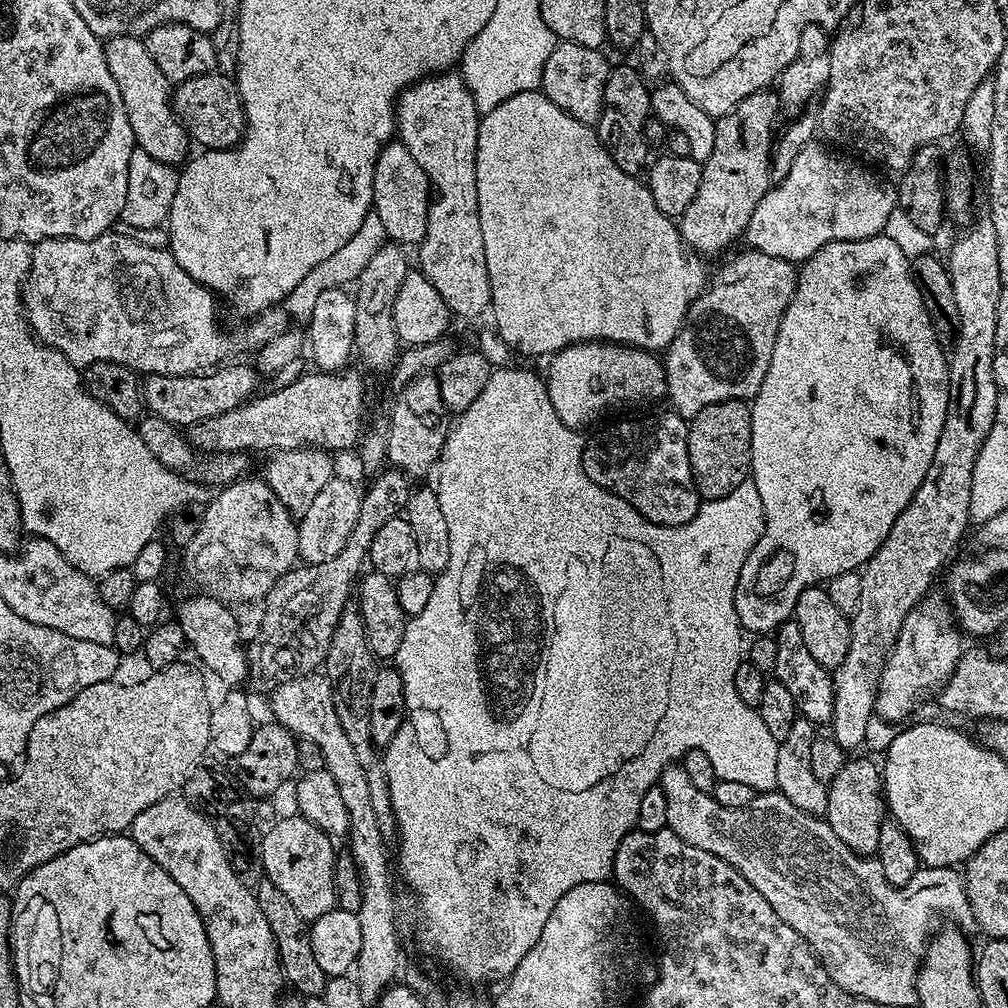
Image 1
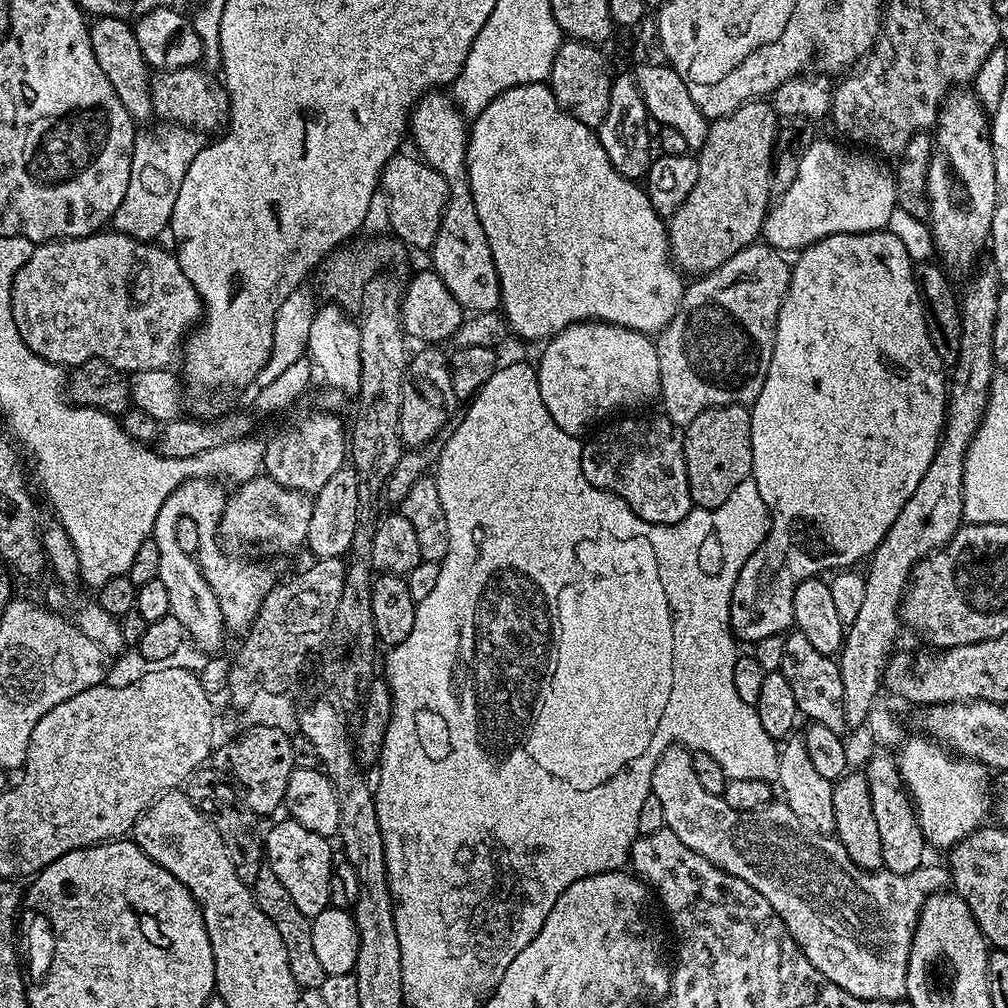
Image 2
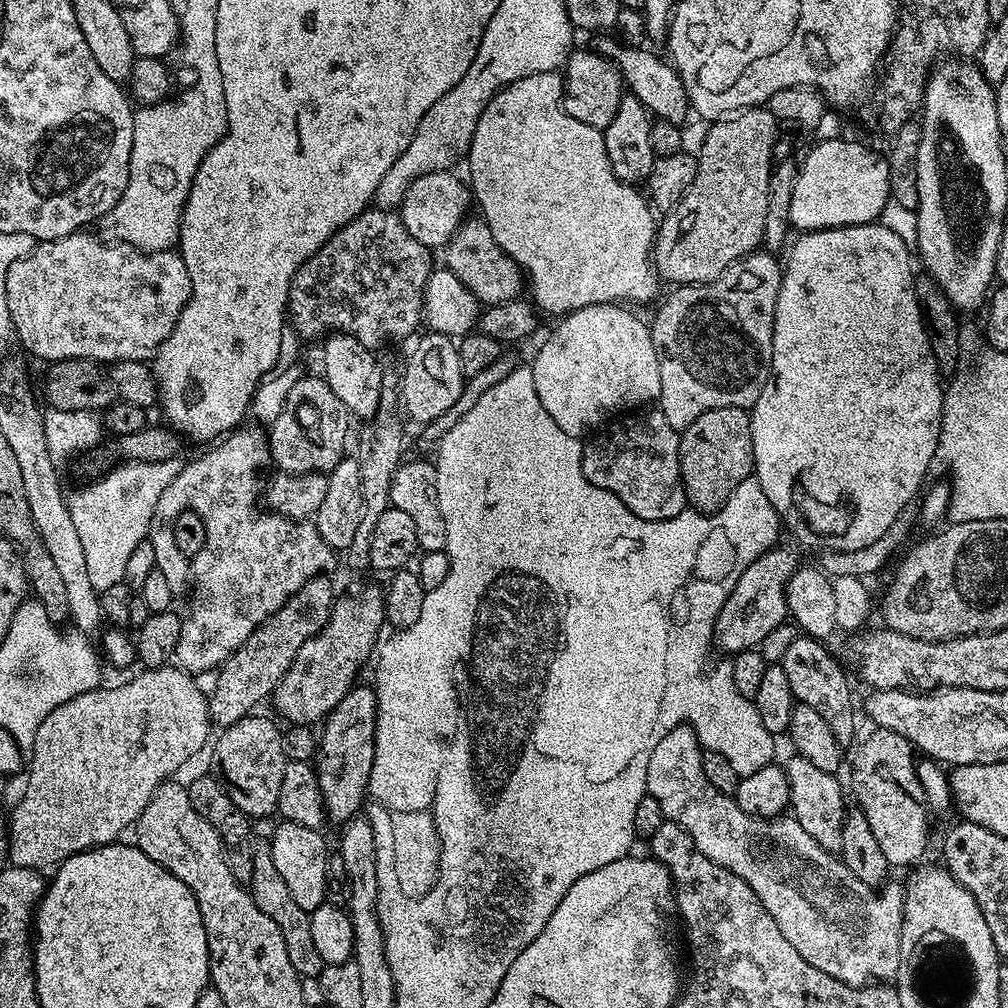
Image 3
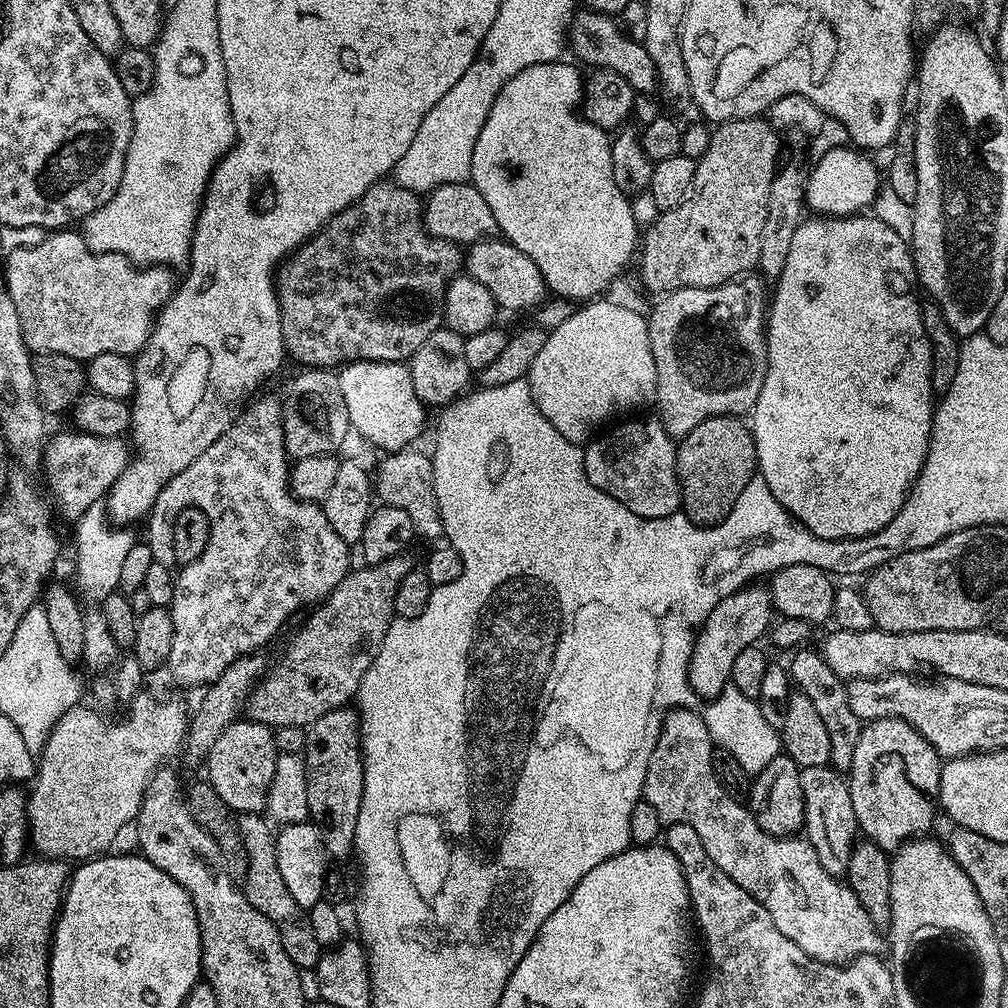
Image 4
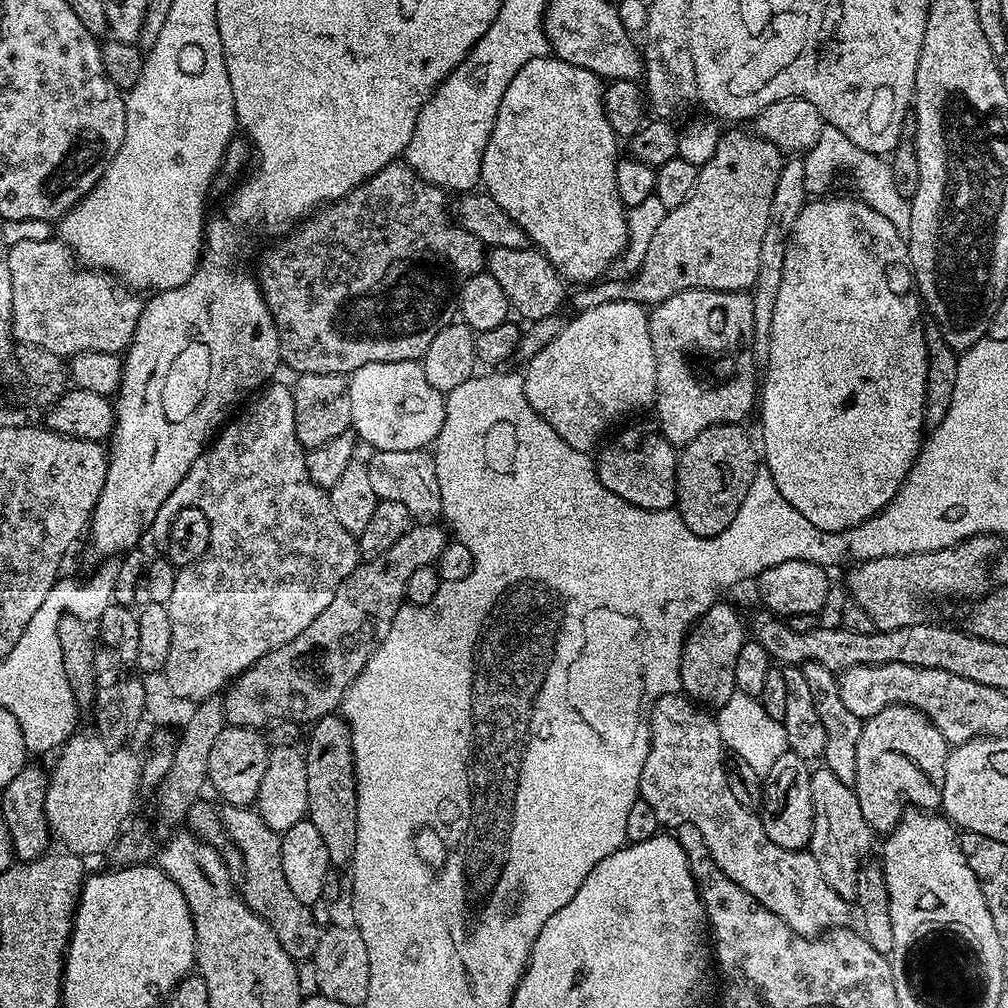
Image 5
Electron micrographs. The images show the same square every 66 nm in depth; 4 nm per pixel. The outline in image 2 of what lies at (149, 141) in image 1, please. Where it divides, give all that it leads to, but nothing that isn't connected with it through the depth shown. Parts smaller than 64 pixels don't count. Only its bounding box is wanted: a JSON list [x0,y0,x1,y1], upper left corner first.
[88,16,153,121]

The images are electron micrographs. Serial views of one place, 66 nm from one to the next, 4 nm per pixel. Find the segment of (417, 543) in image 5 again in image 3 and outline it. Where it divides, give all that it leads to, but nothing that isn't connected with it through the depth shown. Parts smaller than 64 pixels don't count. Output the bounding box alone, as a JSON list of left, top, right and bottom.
[270,587,385,726]

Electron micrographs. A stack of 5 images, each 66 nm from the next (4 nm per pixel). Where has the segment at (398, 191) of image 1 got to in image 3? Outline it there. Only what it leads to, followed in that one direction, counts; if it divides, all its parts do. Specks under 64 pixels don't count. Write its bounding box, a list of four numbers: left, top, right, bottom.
[398,170,474,250]

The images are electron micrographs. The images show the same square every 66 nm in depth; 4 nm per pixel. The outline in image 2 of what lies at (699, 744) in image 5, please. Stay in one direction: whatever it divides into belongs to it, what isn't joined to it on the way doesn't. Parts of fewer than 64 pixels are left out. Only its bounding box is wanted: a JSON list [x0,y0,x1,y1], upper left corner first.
[651,746,949,999]

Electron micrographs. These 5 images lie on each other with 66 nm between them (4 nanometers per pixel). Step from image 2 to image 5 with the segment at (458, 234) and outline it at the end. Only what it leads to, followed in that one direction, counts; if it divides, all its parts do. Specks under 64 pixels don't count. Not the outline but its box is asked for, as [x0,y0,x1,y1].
[486,247,566,322]

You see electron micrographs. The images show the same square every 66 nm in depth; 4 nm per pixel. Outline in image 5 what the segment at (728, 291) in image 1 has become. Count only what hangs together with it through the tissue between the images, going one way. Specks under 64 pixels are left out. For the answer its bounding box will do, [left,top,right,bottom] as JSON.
[648,288,758,444]

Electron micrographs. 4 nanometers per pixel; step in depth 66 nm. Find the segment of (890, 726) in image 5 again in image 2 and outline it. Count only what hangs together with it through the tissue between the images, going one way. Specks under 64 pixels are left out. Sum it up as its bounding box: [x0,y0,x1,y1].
[866,750,928,876]

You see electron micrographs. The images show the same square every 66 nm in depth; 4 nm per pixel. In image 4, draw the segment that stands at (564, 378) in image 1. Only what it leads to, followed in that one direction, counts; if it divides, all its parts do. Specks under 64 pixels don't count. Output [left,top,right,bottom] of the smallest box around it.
[526,298,656,445]

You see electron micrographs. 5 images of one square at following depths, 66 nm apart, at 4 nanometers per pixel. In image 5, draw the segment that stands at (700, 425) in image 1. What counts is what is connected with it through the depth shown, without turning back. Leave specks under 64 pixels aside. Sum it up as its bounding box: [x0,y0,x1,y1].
[675,423,762,537]

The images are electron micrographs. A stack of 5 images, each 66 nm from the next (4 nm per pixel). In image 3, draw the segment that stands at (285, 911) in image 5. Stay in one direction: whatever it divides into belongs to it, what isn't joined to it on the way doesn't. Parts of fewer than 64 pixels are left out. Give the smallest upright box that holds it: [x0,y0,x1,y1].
[246,843,325,978]

